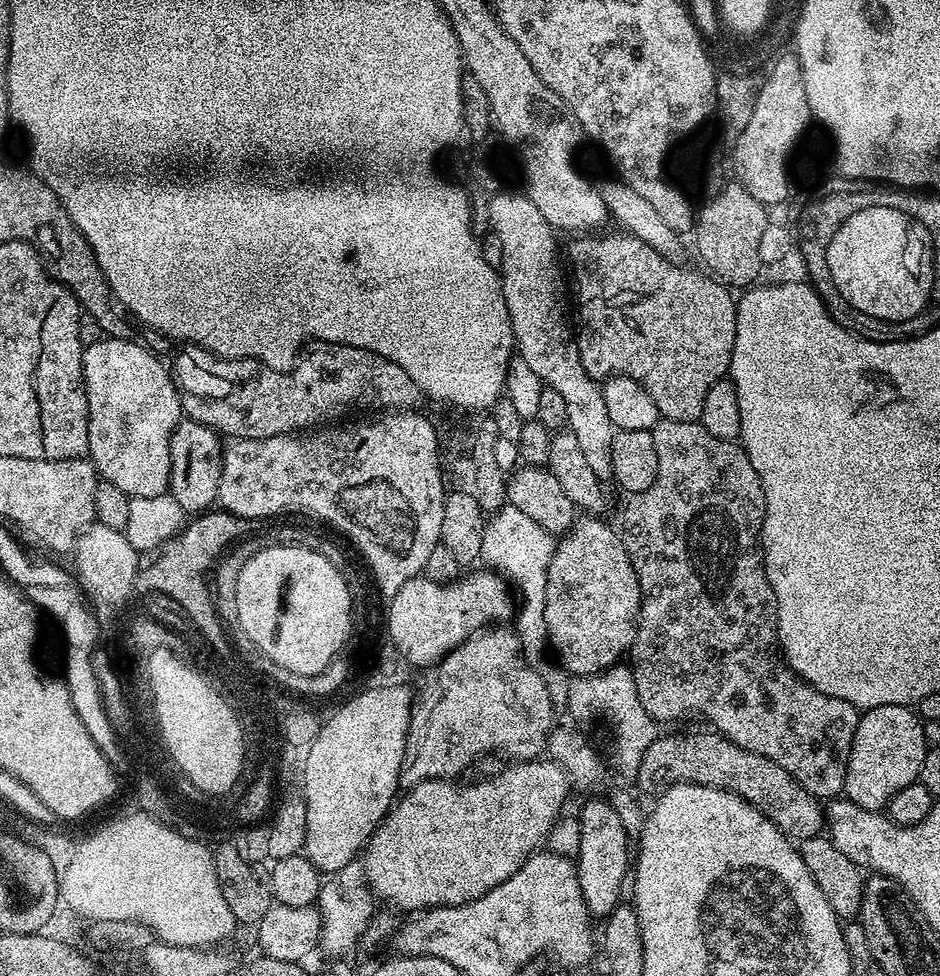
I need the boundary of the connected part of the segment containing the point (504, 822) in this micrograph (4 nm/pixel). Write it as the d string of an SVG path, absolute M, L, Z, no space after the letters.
M537 758L534 760L526 760L523 762L512 762L509 768L504 768L500 773L497 774L493 780L480 780L477 784L456 784L460 782L453 782L451 779L446 780L427 780L426 782L422 782L418 786L414 786L413 788L407 789L393 803L392 809L384 815L384 820L381 824L377 826L374 830L374 834L370 839L368 839L368 843L362 852L362 863L364 866L364 876L368 879L368 889L372 891L373 897L377 901L385 900L385 905L391 906L393 909L399 910L401 908L402 911L408 912L407 914L419 914L430 908L443 908L445 904L465 904L466 902L470 902L471 900L477 900L478 898L482 898L486 895L490 890L494 890L494 886L498 886L502 882L506 882L506 878L510 878L514 874L518 874L518 870L522 870L522 866L526 861L529 860L532 856L536 855L538 849L547 841L548 835L550 834L550 830L556 824L557 820L561 819L562 813L556 808L556 764L550 758Z

